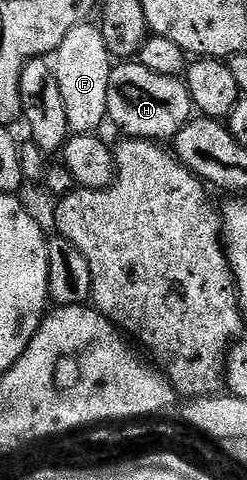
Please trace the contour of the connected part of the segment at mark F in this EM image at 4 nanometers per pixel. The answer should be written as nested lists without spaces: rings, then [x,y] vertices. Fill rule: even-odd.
[[[97,23],[77,24],[60,42],[53,61],[56,82],[60,82],[60,95],[64,97],[64,110],[68,110],[68,126],[74,134],[94,134],[108,120],[108,86],[112,57],[104,46],[104,34]]]

